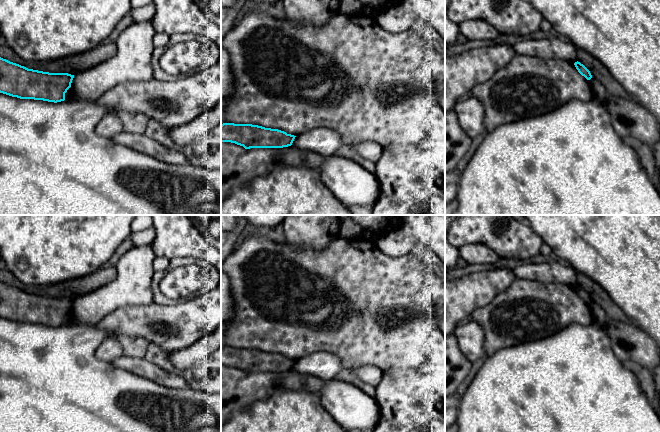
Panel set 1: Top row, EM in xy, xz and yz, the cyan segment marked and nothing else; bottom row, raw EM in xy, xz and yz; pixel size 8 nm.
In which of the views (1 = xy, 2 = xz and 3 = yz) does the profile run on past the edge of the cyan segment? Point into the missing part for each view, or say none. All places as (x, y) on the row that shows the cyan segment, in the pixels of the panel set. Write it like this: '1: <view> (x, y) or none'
1: none
2: none
3: none

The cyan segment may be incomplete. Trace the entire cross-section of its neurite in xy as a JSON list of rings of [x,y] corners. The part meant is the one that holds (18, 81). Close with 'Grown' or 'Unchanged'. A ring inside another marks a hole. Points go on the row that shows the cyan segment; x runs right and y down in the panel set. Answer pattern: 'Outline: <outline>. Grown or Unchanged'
Outline: [[[0,57],[0,93],[20,99],[65,100],[74,75],[28,69]]]. Unchanged

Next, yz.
Outline: [[[575,62],[574,63],[576,69],[578,70],[578,72],[584,76],[587,80],[590,80],[592,78],[592,75],[590,73],[590,71],[580,62]]]. Unchanged

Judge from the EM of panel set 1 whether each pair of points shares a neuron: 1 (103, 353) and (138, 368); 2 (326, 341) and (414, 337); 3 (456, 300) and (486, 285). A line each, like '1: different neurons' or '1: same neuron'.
1: different neurons
2: same neuron
3: same neuron

